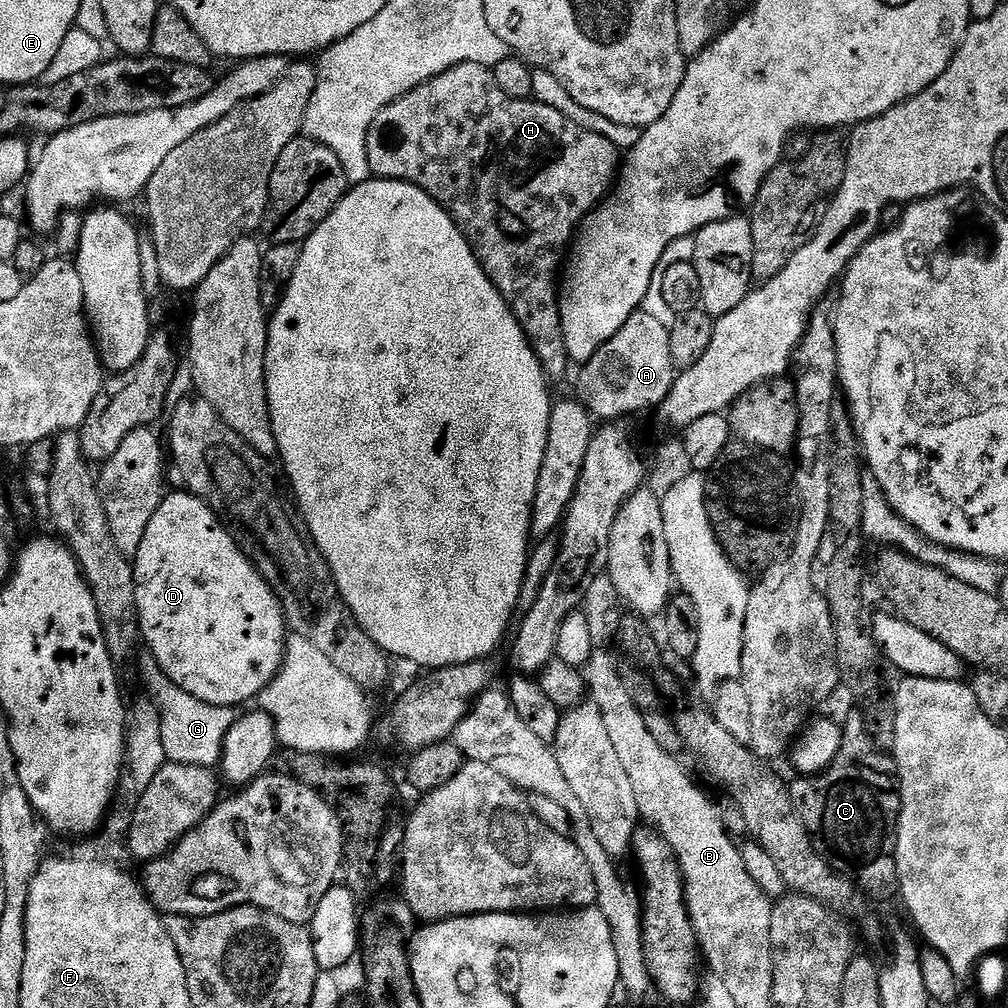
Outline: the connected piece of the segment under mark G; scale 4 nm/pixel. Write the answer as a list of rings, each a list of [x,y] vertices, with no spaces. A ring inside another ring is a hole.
[[[144,650],[139,653],[138,665],[144,675],[144,684],[152,695],[151,703],[160,714],[162,726],[162,746],[166,746],[166,754],[173,764],[186,766],[202,766],[215,769],[220,763],[222,746],[226,742],[226,734],[230,734],[230,726],[234,726],[238,715],[236,708],[226,706],[210,706],[182,690],[168,675],[160,669],[152,653]]]

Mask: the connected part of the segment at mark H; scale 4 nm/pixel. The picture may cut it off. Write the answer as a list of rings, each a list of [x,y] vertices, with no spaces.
[[[459,64],[430,78],[424,84],[419,84],[417,88],[410,90],[402,98],[390,102],[390,106],[383,108],[378,114],[378,118],[374,118],[374,122],[370,126],[366,138],[366,150],[370,158],[370,170],[373,177],[381,180],[404,180],[407,184],[416,184],[452,215],[452,220],[460,227],[460,233],[468,239],[468,245],[484,268],[485,274],[491,278],[493,286],[500,291],[502,298],[508,303],[508,308],[514,314],[514,318],[520,324],[520,329],[526,334],[534,354],[540,359],[545,376],[549,381],[556,382],[567,374],[568,368],[570,369],[566,338],[562,334],[558,273],[561,271],[566,249],[573,243],[574,233],[584,223],[588,213],[609,195],[610,189],[617,179],[622,156],[609,140],[602,138],[602,134],[594,134],[590,130],[579,128],[574,121],[560,111],[559,107],[552,105],[551,108],[548,104],[539,104],[538,100],[536,98],[531,100],[510,98],[506,94],[502,94],[502,90],[498,90],[498,82],[494,78],[491,68],[486,68],[482,64]]]

